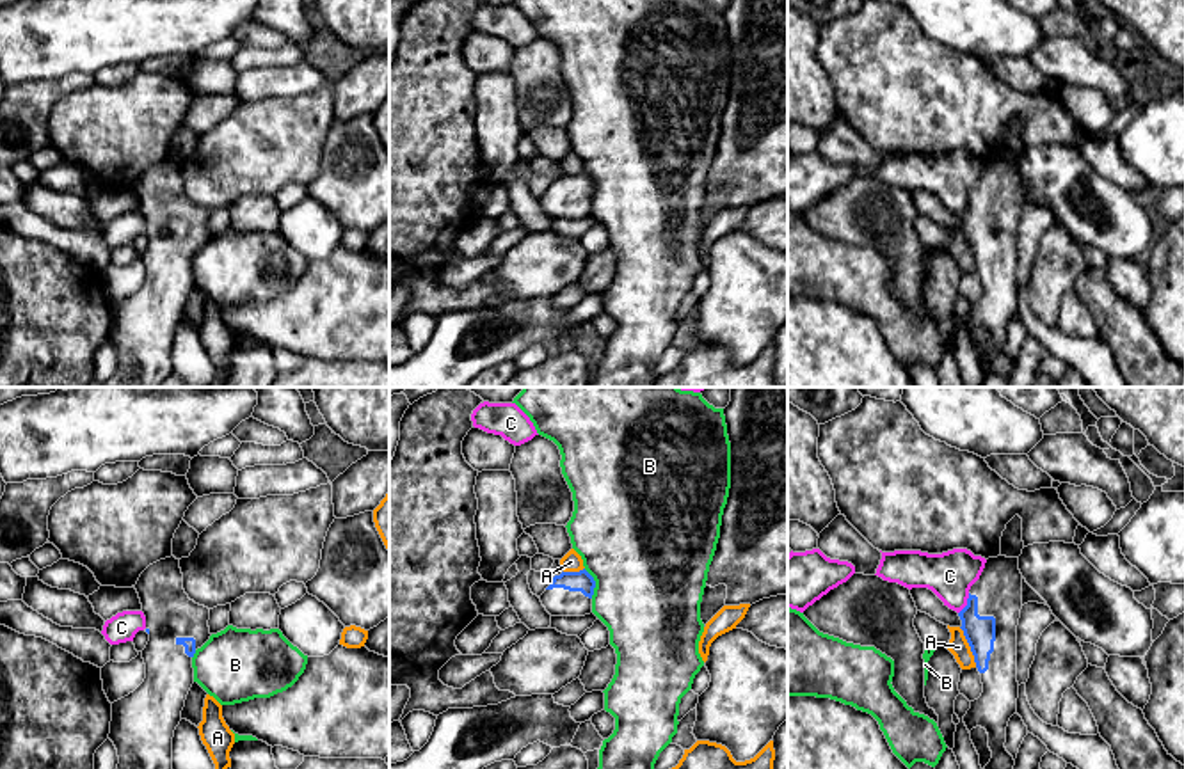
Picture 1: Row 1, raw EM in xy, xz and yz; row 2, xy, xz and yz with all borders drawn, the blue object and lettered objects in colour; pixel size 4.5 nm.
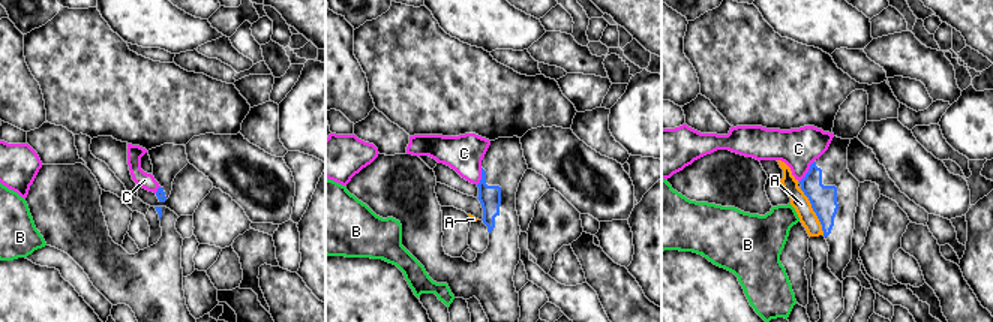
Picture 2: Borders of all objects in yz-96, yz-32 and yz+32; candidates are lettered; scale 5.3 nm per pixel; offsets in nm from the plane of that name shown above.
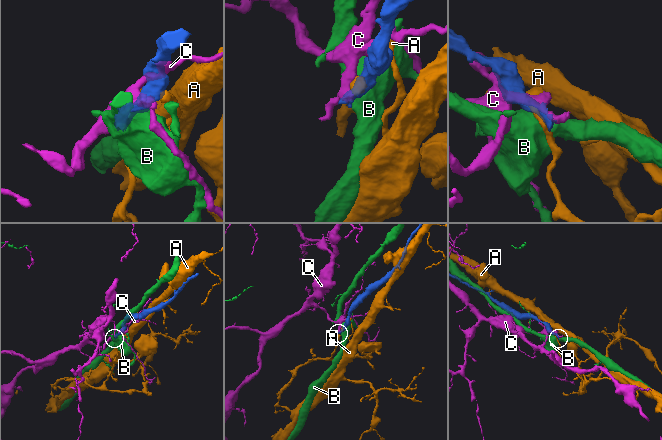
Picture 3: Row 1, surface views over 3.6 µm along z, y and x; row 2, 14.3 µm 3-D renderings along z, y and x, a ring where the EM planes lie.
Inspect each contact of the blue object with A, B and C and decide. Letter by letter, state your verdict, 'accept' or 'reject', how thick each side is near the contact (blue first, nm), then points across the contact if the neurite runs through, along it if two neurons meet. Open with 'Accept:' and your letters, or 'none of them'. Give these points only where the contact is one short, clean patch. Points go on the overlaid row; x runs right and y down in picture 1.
Accept: none of them
A: reject | 140/90 nm
B: reject | 100/500 nm
C: reject | 140/220 nm

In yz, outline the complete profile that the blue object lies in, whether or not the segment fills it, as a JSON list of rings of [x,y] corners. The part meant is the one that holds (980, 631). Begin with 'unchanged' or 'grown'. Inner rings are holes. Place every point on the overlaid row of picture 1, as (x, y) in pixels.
grown | [[[988,558],[980,579],[971,586],[967,606],[958,613],[964,636],[981,675],[983,693],[971,702],[964,723],[971,733],[981,726],[988,733],[990,762],[985,769],[1013,769],[1006,751],[1006,726],[1017,712],[1017,625],[1022,609],[1022,574],[1019,558]]]

